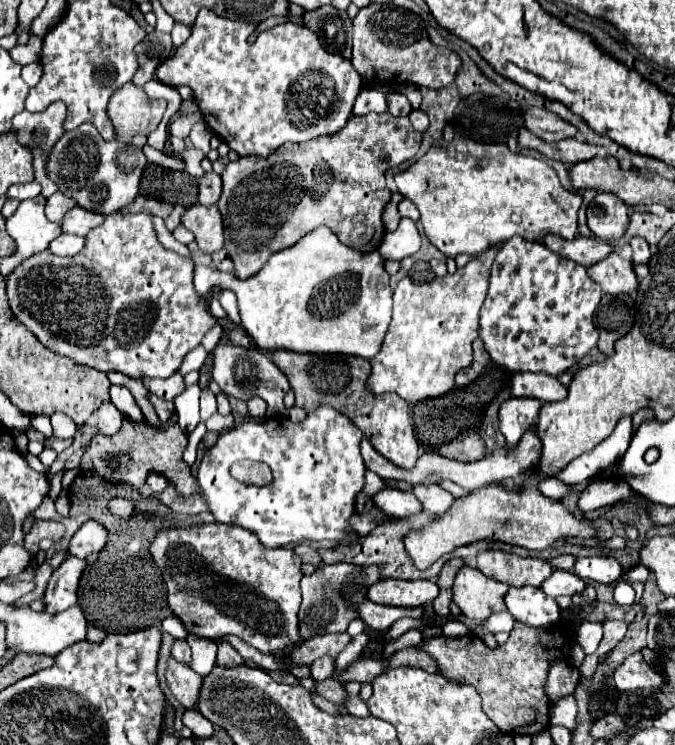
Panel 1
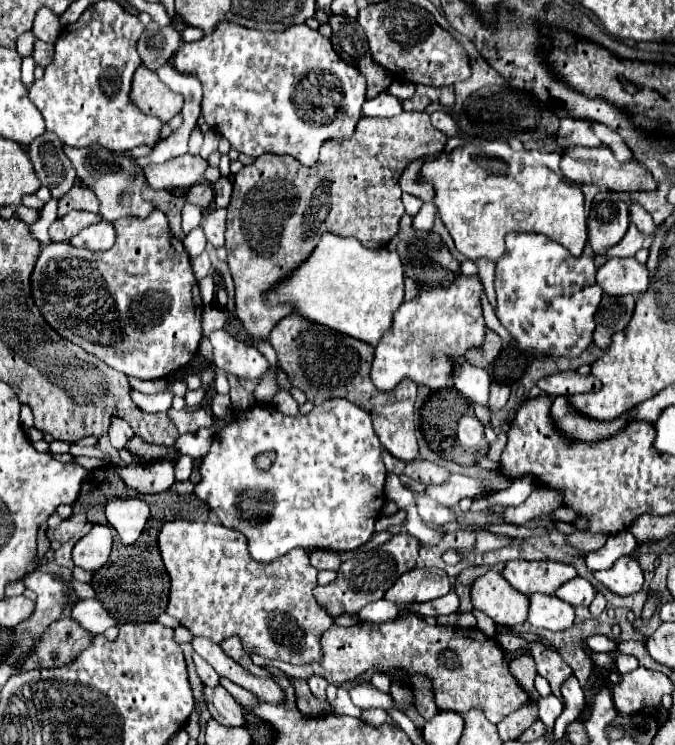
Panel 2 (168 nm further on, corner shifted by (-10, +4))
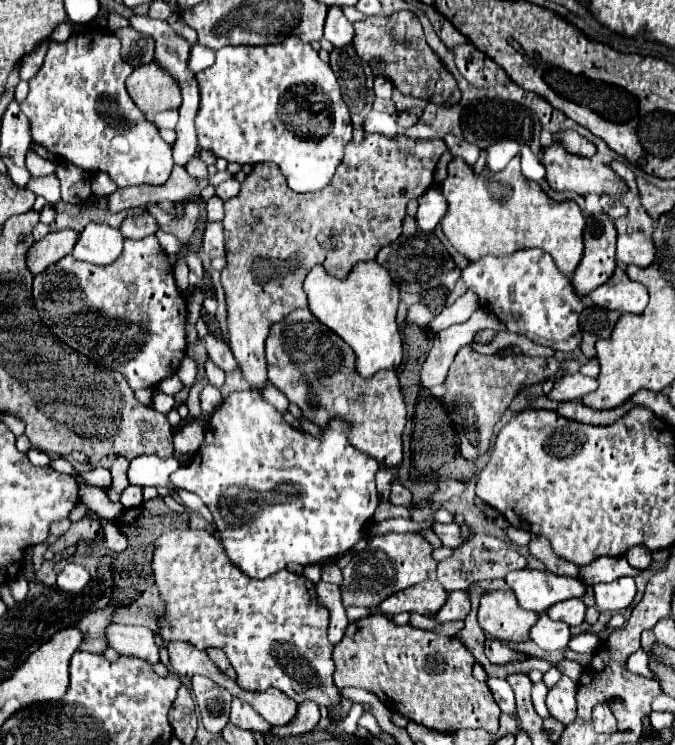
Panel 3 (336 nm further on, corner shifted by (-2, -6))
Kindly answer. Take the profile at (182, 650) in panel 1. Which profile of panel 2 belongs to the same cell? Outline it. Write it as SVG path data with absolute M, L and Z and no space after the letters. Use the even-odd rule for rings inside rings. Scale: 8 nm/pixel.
M194 653L194 665L196 665L196 671L198 671L198 675L200 675L200 679L202 679L204 685L210 685L210 687L218 685L218 679L220 679L218 673L200 655L196 655L196 653Z

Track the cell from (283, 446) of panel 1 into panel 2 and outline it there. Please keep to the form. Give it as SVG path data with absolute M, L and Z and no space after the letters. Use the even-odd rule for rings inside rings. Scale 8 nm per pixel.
M328 399L308 415L288 417L272 405L254 405L238 413L236 421L214 435L214 443L200 465L200 483L194 493L220 519L224 527L238 529L248 537L248 551L256 561L274 561L294 547L354 551L374 535L374 521L384 505L386 469L382 463L382 445L372 429L370 415L348 399ZM262 451L274 451L276 459L270 471L258 471L254 457Z

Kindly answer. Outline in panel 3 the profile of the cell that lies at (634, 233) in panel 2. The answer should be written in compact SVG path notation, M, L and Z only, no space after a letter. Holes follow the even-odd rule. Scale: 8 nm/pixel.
M612 161L610 167L628 185L628 191L620 197L620 201L628 207L628 215L624 215L624 219L616 219L616 223L614 223L614 227L618 231L616 259L624 265L648 267L648 265L652 265L652 259L656 257L656 247L652 243L654 221L640 203L634 173L630 171L630 167L624 163L618 163L618 161Z

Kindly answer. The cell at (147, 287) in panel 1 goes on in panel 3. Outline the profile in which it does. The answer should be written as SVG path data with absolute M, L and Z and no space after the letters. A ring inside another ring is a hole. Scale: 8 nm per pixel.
M154 235L138 241L126 239L120 259L104 267L76 261L72 255L68 255L34 277L32 295L38 315L58 339L84 353L92 361L120 371L134 391L154 387L162 379L174 375L186 355L186 299L176 287L172 265L168 263L164 249Z

